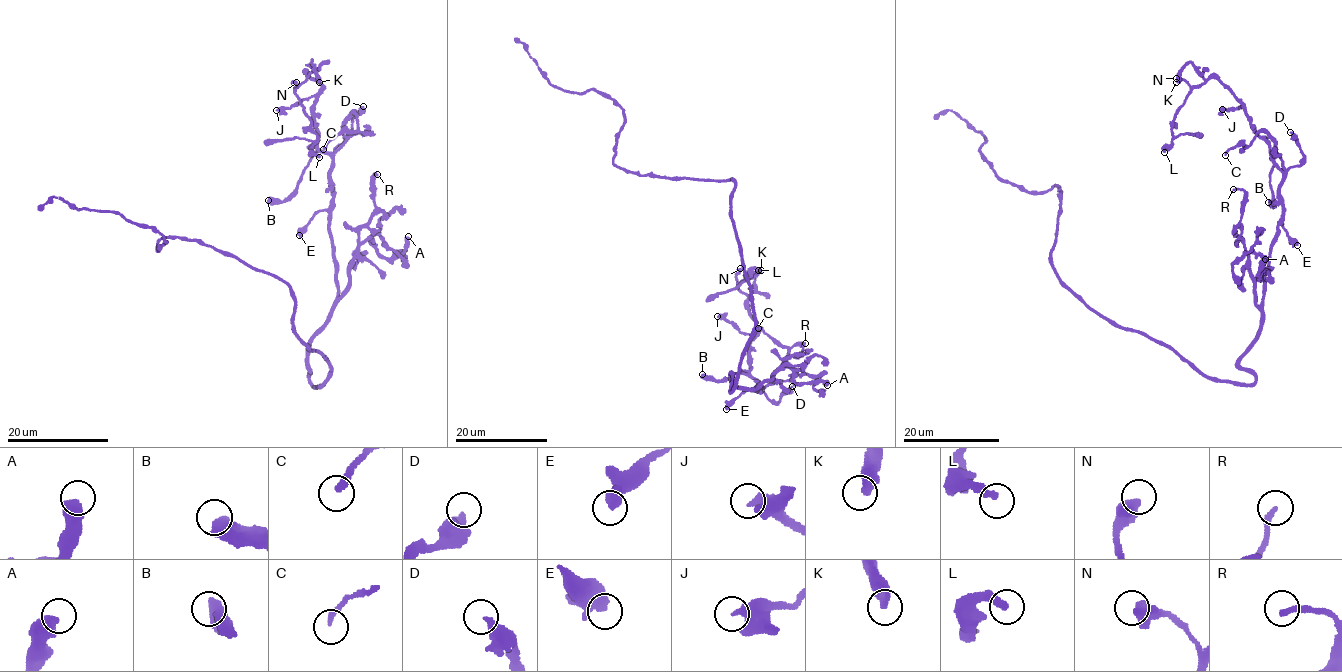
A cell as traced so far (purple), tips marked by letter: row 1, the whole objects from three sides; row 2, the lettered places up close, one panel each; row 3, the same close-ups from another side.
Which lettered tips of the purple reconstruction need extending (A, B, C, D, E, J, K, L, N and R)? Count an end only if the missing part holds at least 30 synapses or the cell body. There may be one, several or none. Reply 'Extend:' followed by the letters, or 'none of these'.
Extend: R

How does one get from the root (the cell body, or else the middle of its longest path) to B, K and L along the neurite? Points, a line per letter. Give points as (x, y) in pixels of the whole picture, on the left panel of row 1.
B: (324, 381), (310, 381), (308, 358), (337, 297), (332, 157), (318, 151), (292, 194), (268, 200)
K: (324, 381), (310, 381), (308, 344), (337, 280), (312, 59), (319, 82)
L: (324, 381), (308, 358), (337, 297), (332, 157), (306, 72), (296, 94), (319, 157)

